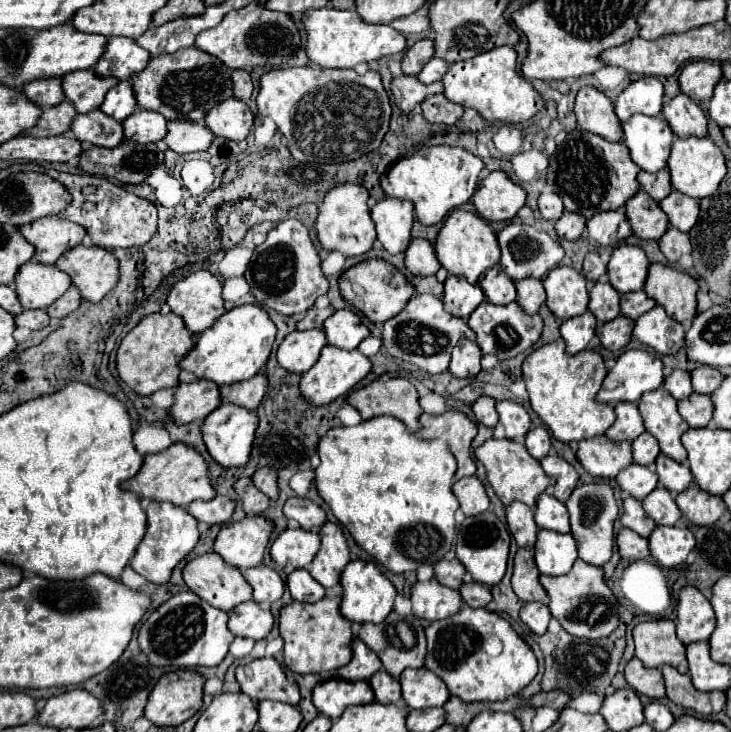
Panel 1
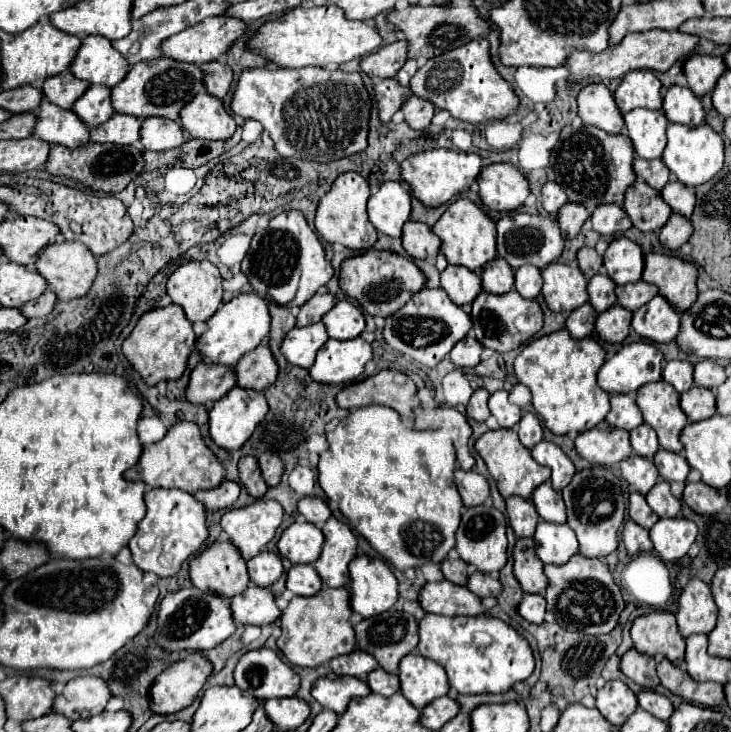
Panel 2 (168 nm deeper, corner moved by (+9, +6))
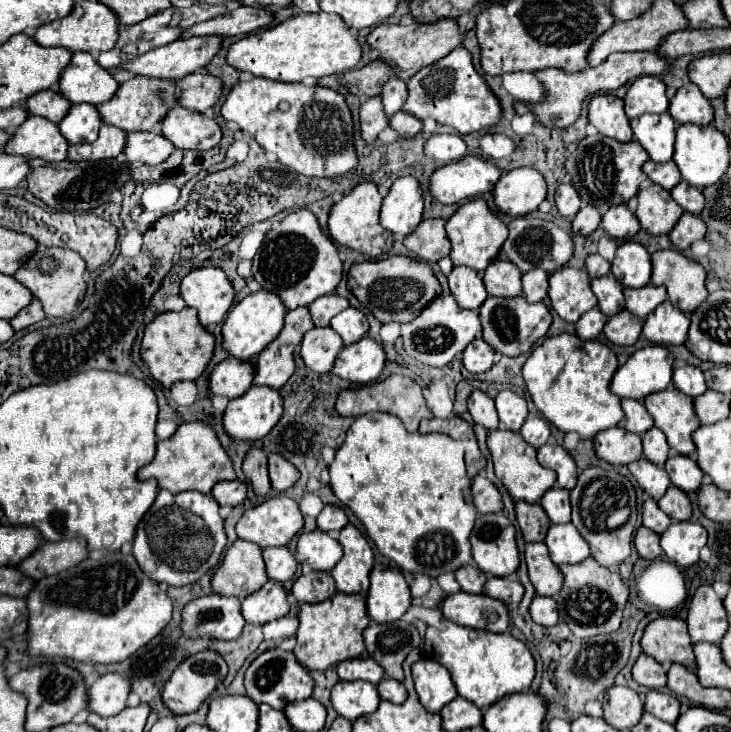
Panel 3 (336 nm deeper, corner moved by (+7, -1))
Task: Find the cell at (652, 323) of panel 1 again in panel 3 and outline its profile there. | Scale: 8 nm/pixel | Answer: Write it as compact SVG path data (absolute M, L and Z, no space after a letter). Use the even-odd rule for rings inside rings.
M666 300L652 314L648 314L642 334L652 344L678 346L686 342L688 326L690 326L690 318L682 314L680 308L672 306L672 302Z

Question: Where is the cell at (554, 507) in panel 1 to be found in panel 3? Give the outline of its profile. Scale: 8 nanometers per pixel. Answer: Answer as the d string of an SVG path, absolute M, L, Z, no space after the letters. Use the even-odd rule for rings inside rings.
M554 486L550 488L542 500L540 500L540 506L546 510L548 518L552 524L566 524L570 522L570 500L568 500L570 492Z

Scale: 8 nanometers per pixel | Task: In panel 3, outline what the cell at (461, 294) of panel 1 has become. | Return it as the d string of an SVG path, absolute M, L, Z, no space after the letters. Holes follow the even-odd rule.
M456 266L448 276L450 292L462 308L476 310L486 300L486 290L482 278L468 266Z

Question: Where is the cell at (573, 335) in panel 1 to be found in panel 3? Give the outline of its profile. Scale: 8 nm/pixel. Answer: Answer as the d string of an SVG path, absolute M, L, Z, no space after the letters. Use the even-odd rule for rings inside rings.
M598 308L588 310L588 312L576 322L576 334L578 334L578 338L582 338L582 340L594 340L594 338L598 338L598 334L602 332L606 320L608 320L608 318L606 318L604 314L600 314Z

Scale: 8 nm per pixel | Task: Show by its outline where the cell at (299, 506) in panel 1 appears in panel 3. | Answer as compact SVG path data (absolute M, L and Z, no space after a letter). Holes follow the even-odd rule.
M328 504L318 514L316 524L318 524L318 528L322 532L338 532L338 530L342 530L348 524L348 520L346 520L346 514L344 514L342 508L338 508L334 504Z

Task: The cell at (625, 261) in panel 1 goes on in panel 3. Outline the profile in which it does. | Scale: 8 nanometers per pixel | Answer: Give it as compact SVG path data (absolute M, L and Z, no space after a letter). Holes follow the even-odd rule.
M624 242L616 250L610 272L622 286L640 288L642 282L650 282L650 254L638 242Z

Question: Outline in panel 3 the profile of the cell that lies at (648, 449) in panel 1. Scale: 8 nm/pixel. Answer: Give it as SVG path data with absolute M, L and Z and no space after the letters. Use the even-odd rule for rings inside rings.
M650 428L648 432L644 432L642 436L642 456L646 460L650 460L652 464L656 466L664 466L666 458L668 458L668 442L666 442L666 436L658 430L658 428Z

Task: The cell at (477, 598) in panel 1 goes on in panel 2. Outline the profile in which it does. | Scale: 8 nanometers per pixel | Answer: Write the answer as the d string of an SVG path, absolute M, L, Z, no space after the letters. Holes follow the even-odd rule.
M472 573L466 585L472 593L476 593L478 597L498 597L502 593L502 583L498 575L490 575L490 573Z

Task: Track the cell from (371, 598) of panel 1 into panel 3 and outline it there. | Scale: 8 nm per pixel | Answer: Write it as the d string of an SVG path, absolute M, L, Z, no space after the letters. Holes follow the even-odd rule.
M374 564L370 570L370 590L366 596L368 618L378 624L400 620L408 610L410 600L410 588L400 568Z

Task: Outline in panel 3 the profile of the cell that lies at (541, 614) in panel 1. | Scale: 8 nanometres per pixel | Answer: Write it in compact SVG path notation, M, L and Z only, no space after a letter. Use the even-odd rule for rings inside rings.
M536 596L530 606L530 616L540 626L554 626L558 620L556 600L548 598L548 596Z

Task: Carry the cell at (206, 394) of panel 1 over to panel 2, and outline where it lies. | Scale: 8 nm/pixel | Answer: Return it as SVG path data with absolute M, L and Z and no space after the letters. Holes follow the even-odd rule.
M200 361L190 375L186 397L194 405L204 405L206 401L218 401L234 385L236 385L236 379L234 379L232 367L222 367L216 363Z

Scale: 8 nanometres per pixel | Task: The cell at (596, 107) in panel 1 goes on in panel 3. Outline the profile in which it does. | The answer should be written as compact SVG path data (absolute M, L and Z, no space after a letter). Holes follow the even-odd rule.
M600 94L590 100L588 122L608 138L620 142L632 140L632 128L628 116L624 114L624 102L612 94Z

